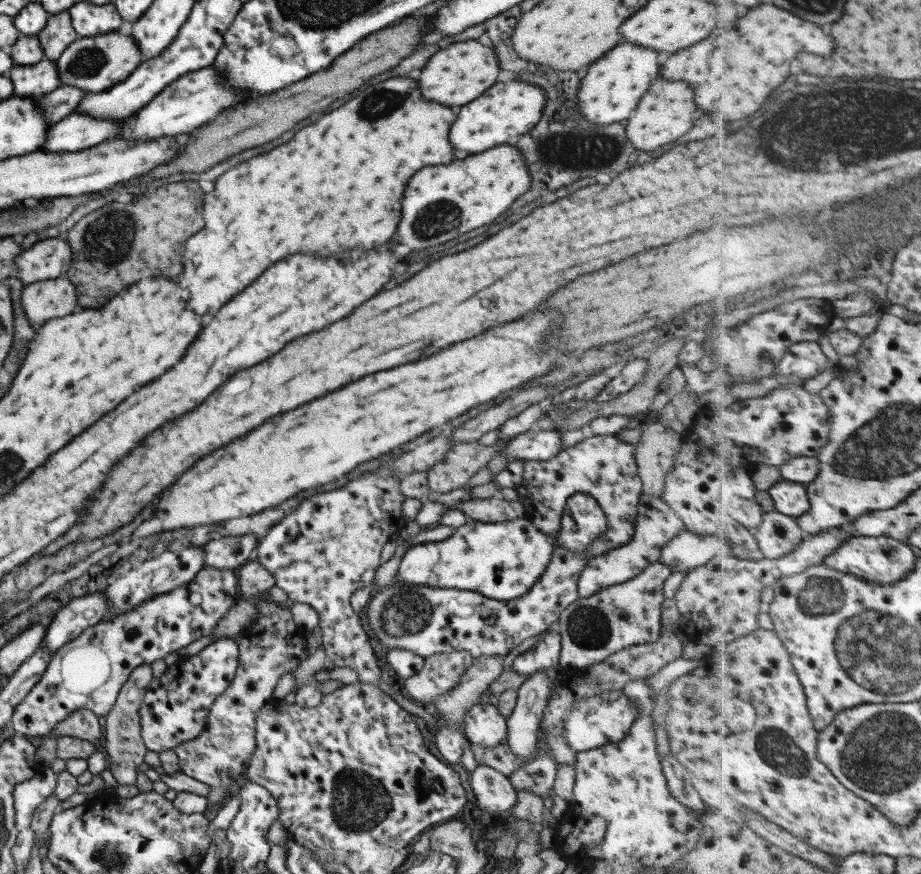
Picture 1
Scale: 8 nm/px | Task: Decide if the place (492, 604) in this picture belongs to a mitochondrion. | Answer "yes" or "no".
no

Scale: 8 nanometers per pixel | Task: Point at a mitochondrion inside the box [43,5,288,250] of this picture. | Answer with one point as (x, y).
(88, 60)

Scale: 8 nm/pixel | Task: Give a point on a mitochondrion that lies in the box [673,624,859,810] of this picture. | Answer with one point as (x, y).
(779, 750)

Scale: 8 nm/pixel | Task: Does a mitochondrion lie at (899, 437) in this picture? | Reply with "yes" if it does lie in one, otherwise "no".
yes

